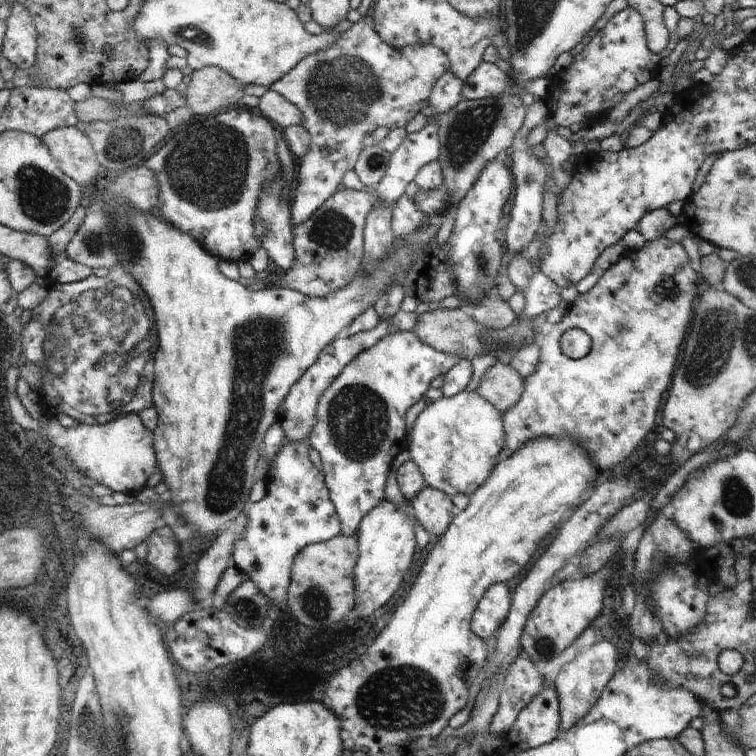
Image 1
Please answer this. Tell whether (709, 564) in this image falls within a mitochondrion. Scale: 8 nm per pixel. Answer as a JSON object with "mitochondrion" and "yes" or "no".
{"mitochondrion":"no"}

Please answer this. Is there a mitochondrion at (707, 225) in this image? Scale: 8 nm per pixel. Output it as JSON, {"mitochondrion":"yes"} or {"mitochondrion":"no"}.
{"mitochondrion":"no"}

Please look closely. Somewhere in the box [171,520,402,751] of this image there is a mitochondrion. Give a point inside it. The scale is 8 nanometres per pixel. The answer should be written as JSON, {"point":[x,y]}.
{"point":[316,603]}

